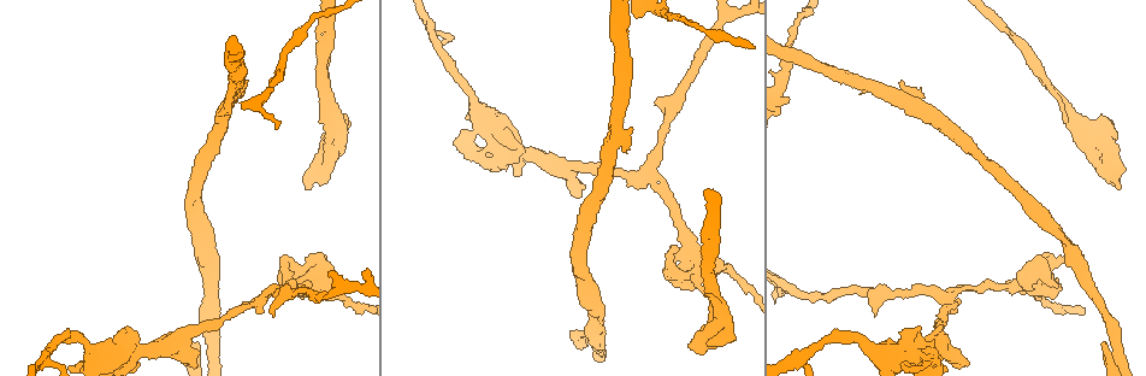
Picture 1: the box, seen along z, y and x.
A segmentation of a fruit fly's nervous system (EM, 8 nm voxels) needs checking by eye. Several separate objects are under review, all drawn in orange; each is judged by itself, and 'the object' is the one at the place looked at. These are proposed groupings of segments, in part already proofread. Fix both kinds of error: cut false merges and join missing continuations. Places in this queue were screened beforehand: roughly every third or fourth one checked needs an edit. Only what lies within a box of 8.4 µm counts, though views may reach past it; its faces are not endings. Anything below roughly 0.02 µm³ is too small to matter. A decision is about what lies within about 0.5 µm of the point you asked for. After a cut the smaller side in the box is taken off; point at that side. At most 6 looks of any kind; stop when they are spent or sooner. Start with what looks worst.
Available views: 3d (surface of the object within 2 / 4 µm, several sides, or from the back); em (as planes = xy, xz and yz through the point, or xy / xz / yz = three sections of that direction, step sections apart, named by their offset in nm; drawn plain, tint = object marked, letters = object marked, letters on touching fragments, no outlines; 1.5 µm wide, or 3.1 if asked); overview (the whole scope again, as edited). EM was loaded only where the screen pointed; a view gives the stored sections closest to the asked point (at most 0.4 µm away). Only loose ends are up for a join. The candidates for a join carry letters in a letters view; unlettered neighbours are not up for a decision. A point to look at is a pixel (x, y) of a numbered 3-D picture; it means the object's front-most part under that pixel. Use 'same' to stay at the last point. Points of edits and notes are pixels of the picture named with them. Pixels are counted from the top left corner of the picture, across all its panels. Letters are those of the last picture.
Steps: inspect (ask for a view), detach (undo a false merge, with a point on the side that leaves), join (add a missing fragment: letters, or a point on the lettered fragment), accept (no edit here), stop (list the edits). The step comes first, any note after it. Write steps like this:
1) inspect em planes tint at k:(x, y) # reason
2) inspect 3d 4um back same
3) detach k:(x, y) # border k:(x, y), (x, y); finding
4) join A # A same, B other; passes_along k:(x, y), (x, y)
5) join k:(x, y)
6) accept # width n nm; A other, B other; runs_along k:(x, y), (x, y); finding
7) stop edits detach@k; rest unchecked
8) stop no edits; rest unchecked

inspect 3d 4um at 1:(506, 138) # sudden change in width

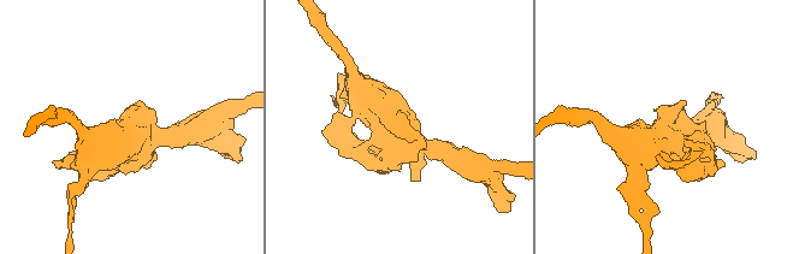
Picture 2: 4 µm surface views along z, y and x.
inspect em xy step 8 tint at 2:(131, 141)

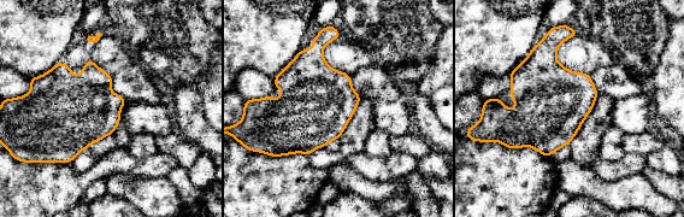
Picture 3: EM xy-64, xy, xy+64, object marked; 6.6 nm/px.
inspect em xy step 8 letters same

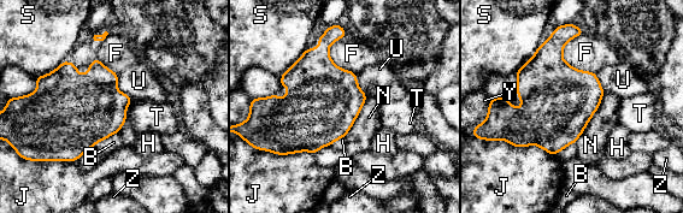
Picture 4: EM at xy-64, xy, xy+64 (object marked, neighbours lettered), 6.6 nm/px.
accept # B other, F other, H other, J other, N other, S other, T other, U other, Y other, Z other; border 4:(133, 100), (128, 105), (125, 119); all the same neuron

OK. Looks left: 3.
inspect 3d 2um at 1:(948, 301) # arms part here

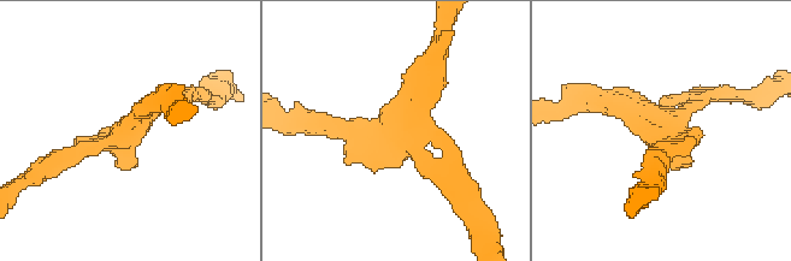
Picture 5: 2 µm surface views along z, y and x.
inspect em planes letters at 5:(664, 125) # arms 3; need the tissue

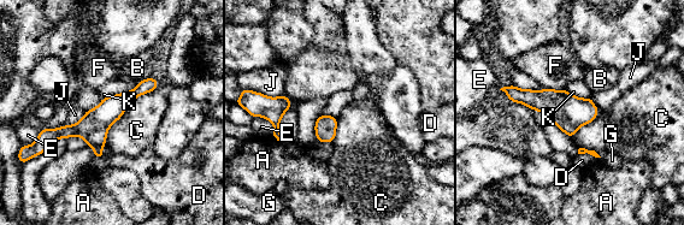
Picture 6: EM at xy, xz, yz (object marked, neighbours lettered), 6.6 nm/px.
accept # longest_contact C 500 nm; A other, B other, C other, D other, E other, F other, G other, J other, K other; all the same neuron

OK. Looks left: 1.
stop no edits; rest unchecked

